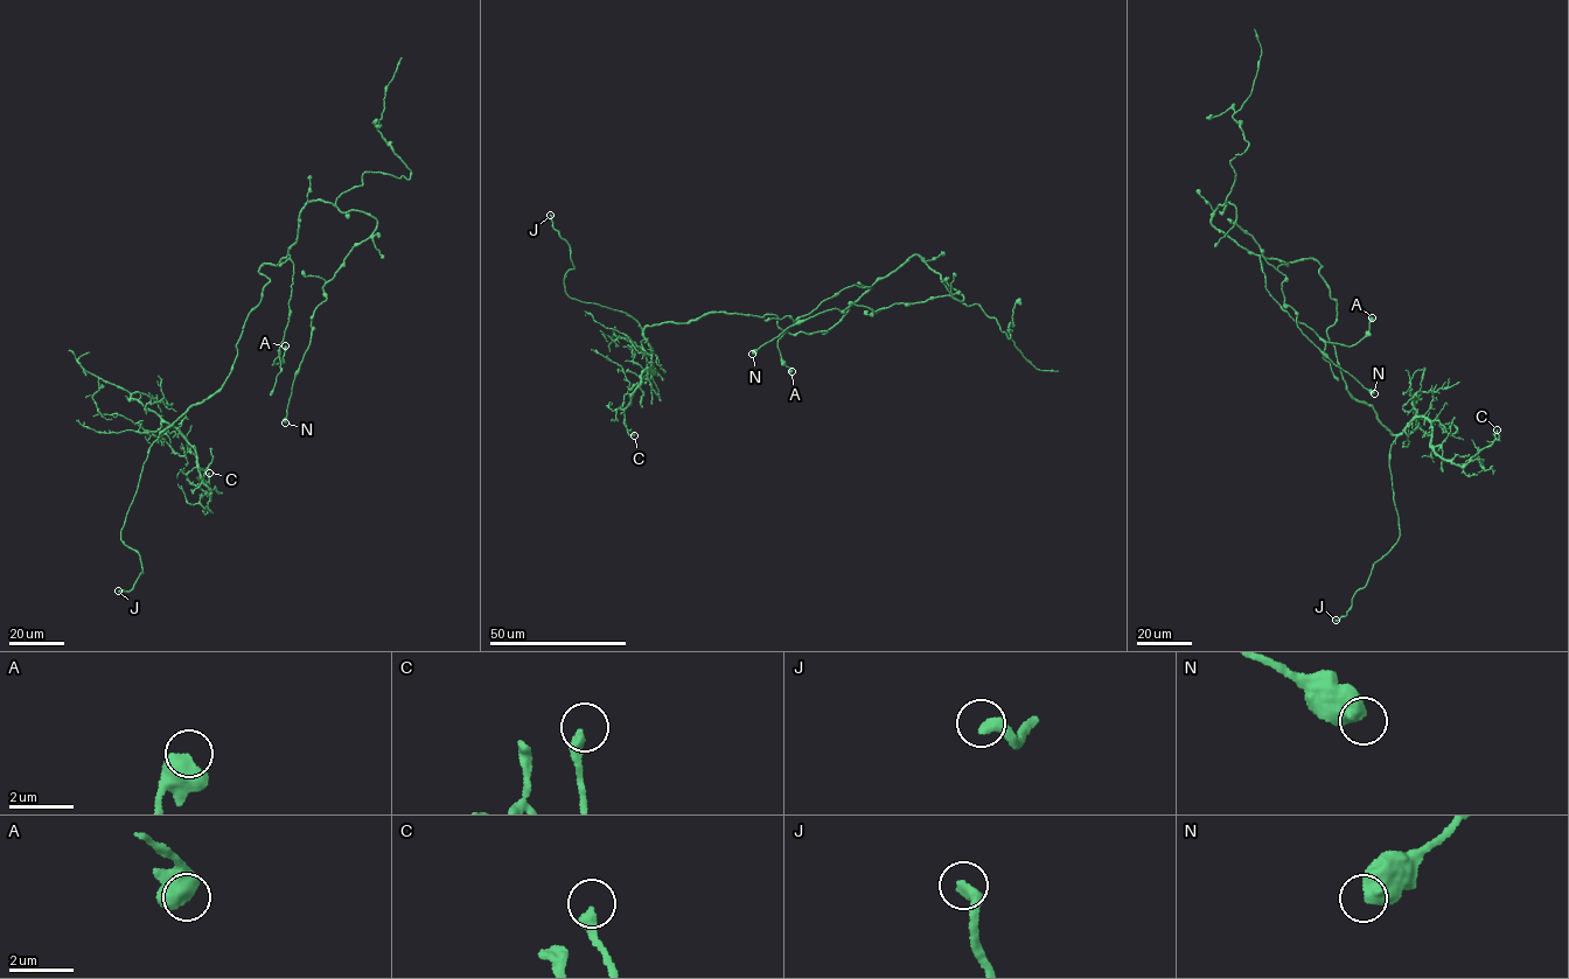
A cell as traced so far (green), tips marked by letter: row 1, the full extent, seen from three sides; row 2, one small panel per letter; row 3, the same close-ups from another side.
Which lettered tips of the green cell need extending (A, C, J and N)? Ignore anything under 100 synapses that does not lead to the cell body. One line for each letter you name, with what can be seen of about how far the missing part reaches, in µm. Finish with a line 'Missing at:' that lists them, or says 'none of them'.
J: Missing length about 30 µm
Missing at: J

